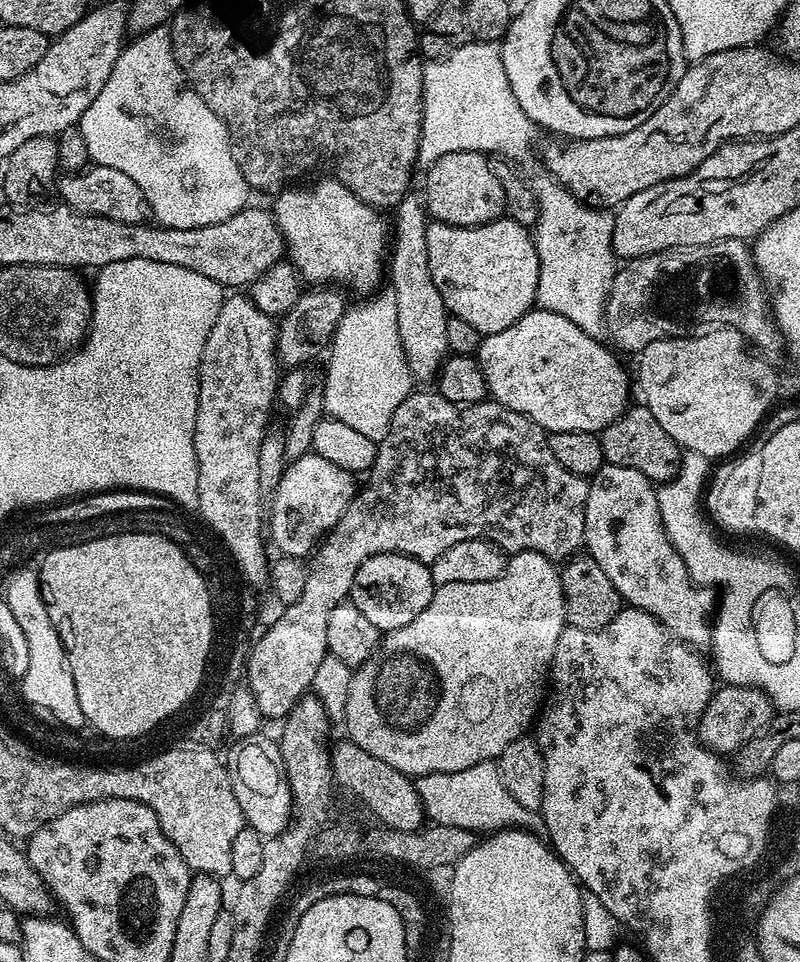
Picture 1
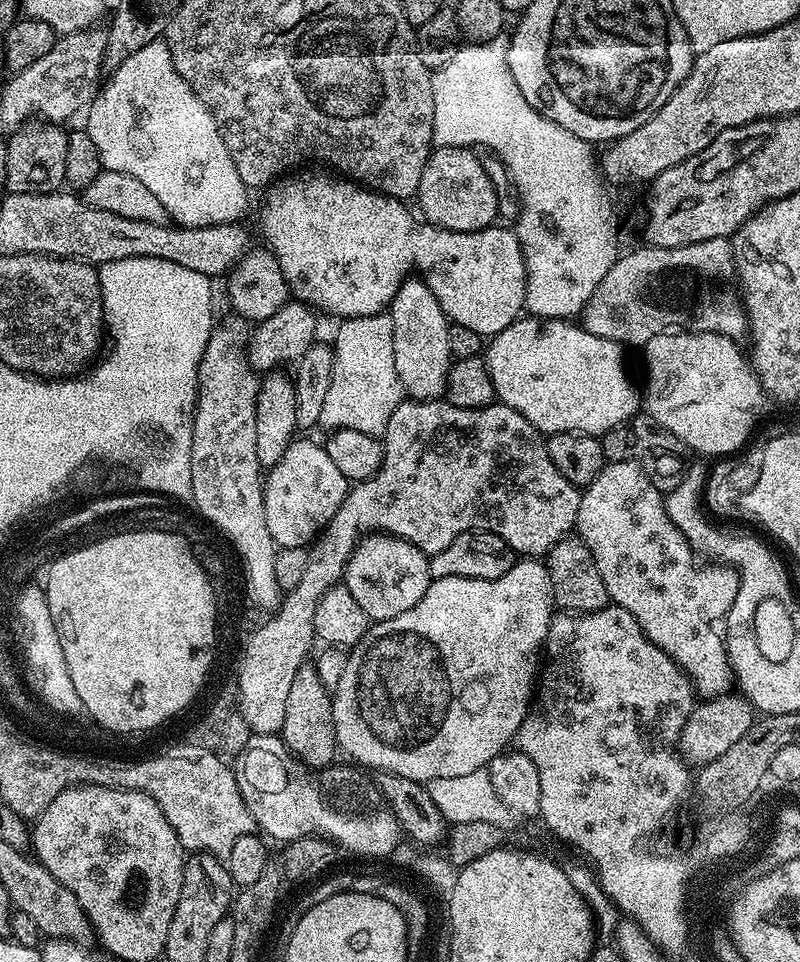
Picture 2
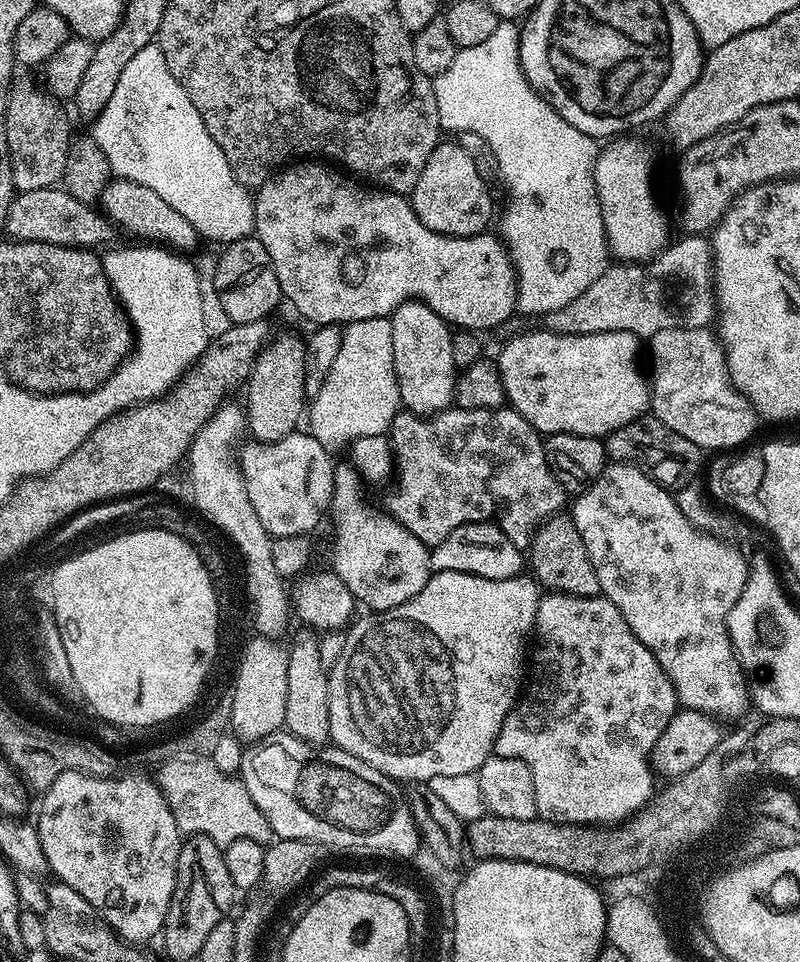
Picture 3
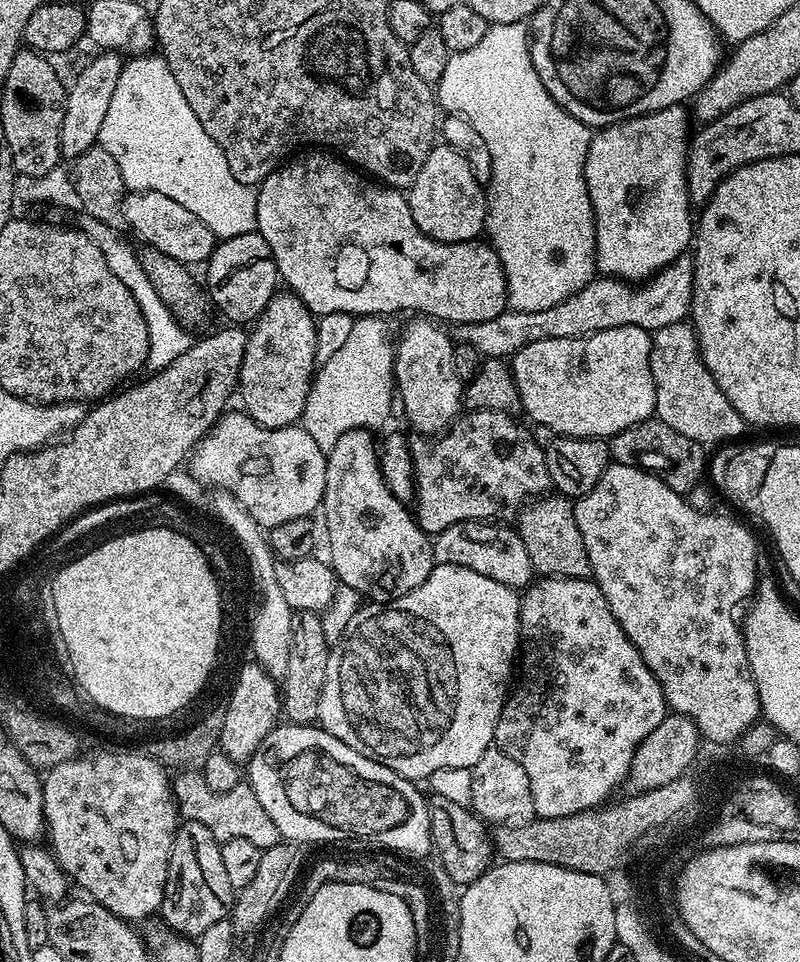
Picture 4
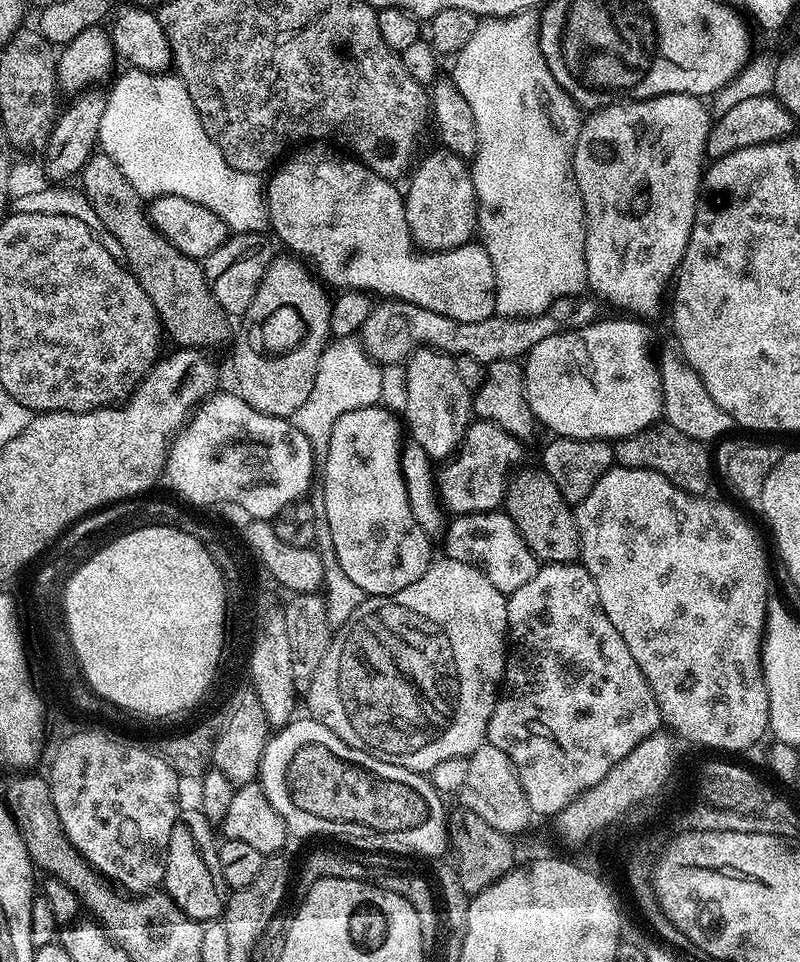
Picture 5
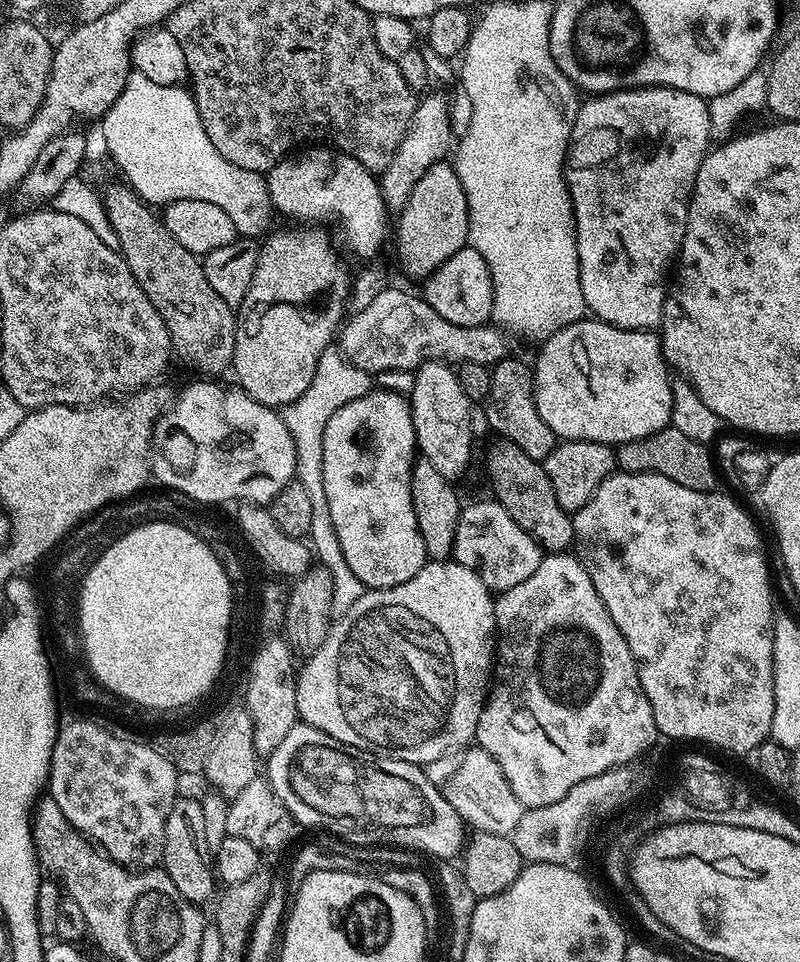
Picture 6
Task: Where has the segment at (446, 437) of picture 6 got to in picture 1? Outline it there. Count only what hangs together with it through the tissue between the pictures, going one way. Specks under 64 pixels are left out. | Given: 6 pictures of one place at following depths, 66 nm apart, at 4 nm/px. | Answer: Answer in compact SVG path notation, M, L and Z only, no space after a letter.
M409 190L402 198L402 202L394 209L394 239L390 244L390 259L386 264L387 279L392 279L390 290L394 294L394 306L398 306L398 338L402 338L404 357L408 363L408 369L412 371L417 381L431 381L440 370L449 355L446 346L446 322L450 315L447 306L442 302L442 294L438 294L438 286L434 286L434 278L430 278L430 264L426 254L426 230L430 223L424 207L423 195Z

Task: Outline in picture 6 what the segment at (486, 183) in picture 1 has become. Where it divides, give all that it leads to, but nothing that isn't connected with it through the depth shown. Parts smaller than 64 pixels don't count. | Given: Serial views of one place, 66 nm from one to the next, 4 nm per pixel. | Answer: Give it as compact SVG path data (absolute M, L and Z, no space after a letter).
M441 162L430 167L422 178L413 186L413 193L409 196L405 208L398 215L394 224L394 238L396 234L396 256L400 264L412 276L427 277L435 272L442 262L446 262L458 250L468 244L468 203L466 190L462 190L462 182L458 182L458 174L451 163Z

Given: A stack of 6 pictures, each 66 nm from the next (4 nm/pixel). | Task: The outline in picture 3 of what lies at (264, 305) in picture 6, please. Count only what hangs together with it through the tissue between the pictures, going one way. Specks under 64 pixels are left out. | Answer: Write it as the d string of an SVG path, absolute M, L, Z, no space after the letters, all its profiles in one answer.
M284 336L265 344L252 373L248 375L248 404L246 403L246 428L261 444L273 444L301 427L306 416L306 395L304 392L304 345L303 339Z

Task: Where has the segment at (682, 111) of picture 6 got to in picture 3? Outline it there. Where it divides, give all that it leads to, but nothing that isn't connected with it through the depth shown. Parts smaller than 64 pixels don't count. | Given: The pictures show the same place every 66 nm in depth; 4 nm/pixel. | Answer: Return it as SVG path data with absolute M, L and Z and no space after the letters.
M616 138L599 149L594 166L602 222L606 226L609 253L620 262L643 262L657 256L670 243L668 216L652 185L652 160L632 138Z

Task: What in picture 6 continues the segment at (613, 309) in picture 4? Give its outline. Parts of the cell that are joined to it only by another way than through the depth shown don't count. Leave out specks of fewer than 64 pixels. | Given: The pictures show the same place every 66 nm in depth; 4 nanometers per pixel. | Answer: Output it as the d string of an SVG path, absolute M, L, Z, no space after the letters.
M387 286L382 290L366 309L349 315L338 332L338 347L345 358L369 374L404 372L407 368L415 370L428 360L447 362L452 366L470 362L491 366L509 355L507 342L509 343L505 333L491 323L478 326L454 326L454 322L446 322L446 318L442 318L442 314L438 314L434 306L427 304L423 295L416 293L415 296L412 292L403 292L402 289L394 288L394 286Z

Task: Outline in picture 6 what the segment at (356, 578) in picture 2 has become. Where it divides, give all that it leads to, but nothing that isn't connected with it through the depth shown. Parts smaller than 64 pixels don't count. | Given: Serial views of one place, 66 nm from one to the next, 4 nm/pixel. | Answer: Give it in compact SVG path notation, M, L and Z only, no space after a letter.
M378 388L362 394L362 398L354 398L354 402L346 402L346 406L342 406L326 422L326 430L322 434L322 478L326 486L326 502L330 505L330 522L334 522L334 534L338 534L338 543L342 546L342 554L345 555L350 570L354 570L358 582L362 582L368 590L389 588L398 586L402 582L410 582L410 578L414 578L414 574L418 574L418 570L422 570L430 560L426 546L422 542L422 530L418 530L418 518L414 518L412 501L412 466L418 456L412 406L407 395L399 396L396 392L387 392L384 388Z

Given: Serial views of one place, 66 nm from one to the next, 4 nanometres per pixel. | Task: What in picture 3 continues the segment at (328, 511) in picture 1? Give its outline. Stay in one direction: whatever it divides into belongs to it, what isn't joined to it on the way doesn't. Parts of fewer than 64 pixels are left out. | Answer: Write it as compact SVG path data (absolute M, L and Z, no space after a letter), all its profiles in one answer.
M304 430L294 431L273 444L251 443L245 443L239 449L240 472L244 475L246 494L250 494L250 504L254 506L254 514L258 514L268 535L275 538L312 534L312 531L319 526L320 519L323 516L325 519L326 513L332 507L332 491L336 473L333 453L327 452L322 446L322 442L318 442Z

